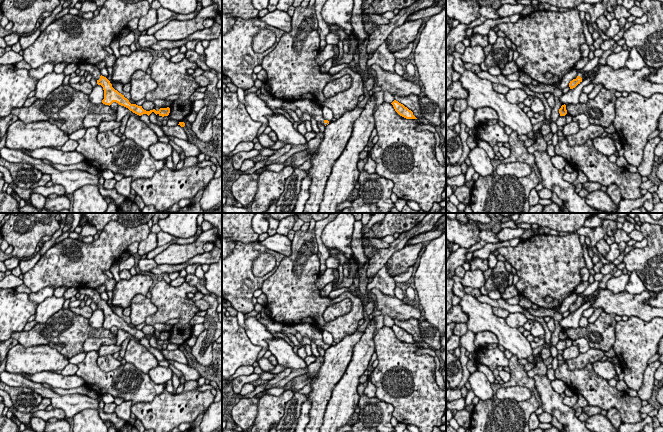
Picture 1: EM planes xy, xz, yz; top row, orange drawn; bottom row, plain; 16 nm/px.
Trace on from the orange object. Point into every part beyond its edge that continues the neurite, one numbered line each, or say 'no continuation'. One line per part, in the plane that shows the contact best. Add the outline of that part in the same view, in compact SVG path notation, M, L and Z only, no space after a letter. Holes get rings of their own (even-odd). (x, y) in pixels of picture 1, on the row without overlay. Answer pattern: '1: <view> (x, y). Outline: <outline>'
1: xz (308, 330). Outline: M258 315L257 320L260 321L267 331L269 331L275 338L280 339L277 335L278 333L282 333L285 336L288 334L296 335L300 333L303 337L307 337L314 342L321 349L327 349L328 347L324 346L322 331L320 331L315 325L310 323L302 323L295 326L286 326L282 323L276 322L272 319L263 319L260 315Z

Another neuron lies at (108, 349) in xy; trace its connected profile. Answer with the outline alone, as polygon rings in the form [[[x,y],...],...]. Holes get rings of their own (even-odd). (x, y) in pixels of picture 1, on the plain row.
[[[116,344],[101,346],[98,350],[98,356],[105,356],[105,355],[113,355],[116,352],[121,350],[121,345],[117,346]]]

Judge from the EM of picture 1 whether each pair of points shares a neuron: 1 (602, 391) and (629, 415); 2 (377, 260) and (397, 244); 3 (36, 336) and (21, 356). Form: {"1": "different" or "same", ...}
{"1": "same", "2": "same", "3": "different"}

